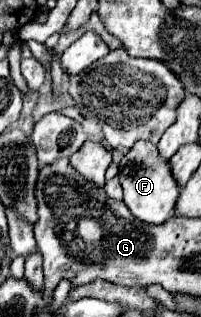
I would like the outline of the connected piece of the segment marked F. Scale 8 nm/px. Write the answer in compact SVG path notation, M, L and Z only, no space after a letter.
M136 143L120 161L120 183L124 189L124 203L130 213L148 225L162 225L174 211L178 199L178 185L170 179L170 169L166 163L158 163L158 151L154 143Z

